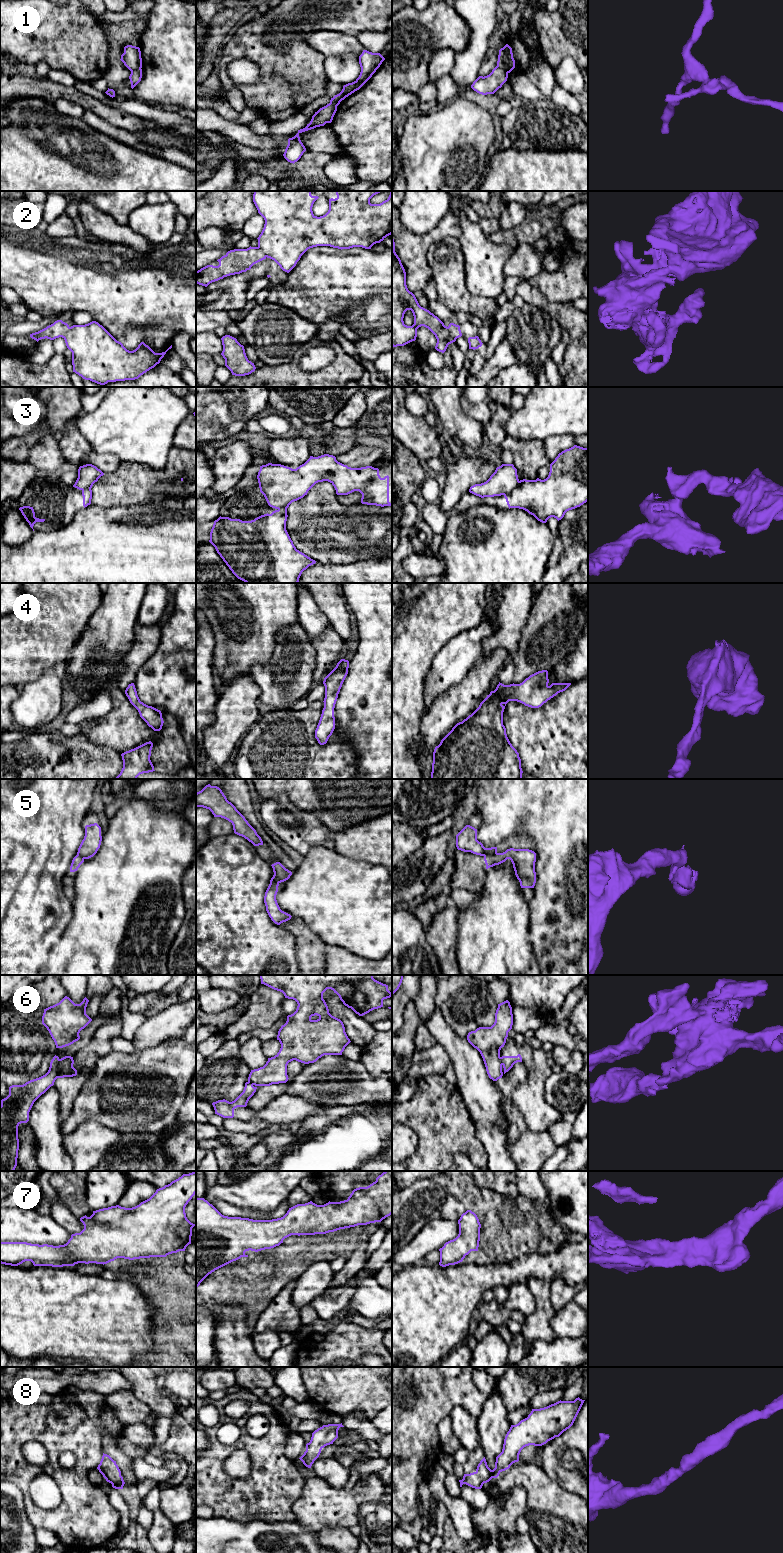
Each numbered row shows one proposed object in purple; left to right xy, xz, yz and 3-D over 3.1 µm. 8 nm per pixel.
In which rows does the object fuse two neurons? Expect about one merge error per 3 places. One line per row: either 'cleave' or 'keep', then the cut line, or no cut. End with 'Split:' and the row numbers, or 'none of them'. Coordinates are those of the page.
1: cleave | yz (497, 65), (507, 73)
2: cleave | yz (447, 327), (455, 339)
3: cleave | yz (519, 481), (510, 492), (504, 495)
4: keep | no cut
5: cleave | yz (496, 852), (484, 856)
6: cleave | xy (60, 1059), (57, 1064), (57, 1077)
7: keep | no cut
8: keep | no cut
Split: 1, 2, 3, 5, 6

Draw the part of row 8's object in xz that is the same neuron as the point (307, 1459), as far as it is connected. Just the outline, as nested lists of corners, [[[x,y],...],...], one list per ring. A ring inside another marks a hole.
[[[328,1424],[323,1425],[312,1433],[312,1437],[309,1443],[306,1444],[306,1451],[299,1458],[303,1464],[311,1468],[314,1461],[319,1457],[321,1450],[338,1438],[338,1430],[340,1427],[344,1427],[341,1424]]]

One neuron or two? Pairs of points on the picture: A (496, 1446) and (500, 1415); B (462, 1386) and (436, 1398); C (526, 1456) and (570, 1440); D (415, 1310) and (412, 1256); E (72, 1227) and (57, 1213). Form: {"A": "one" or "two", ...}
{"A": "one", "B": "one", "C": "two", "D": "two", "E": "one"}

